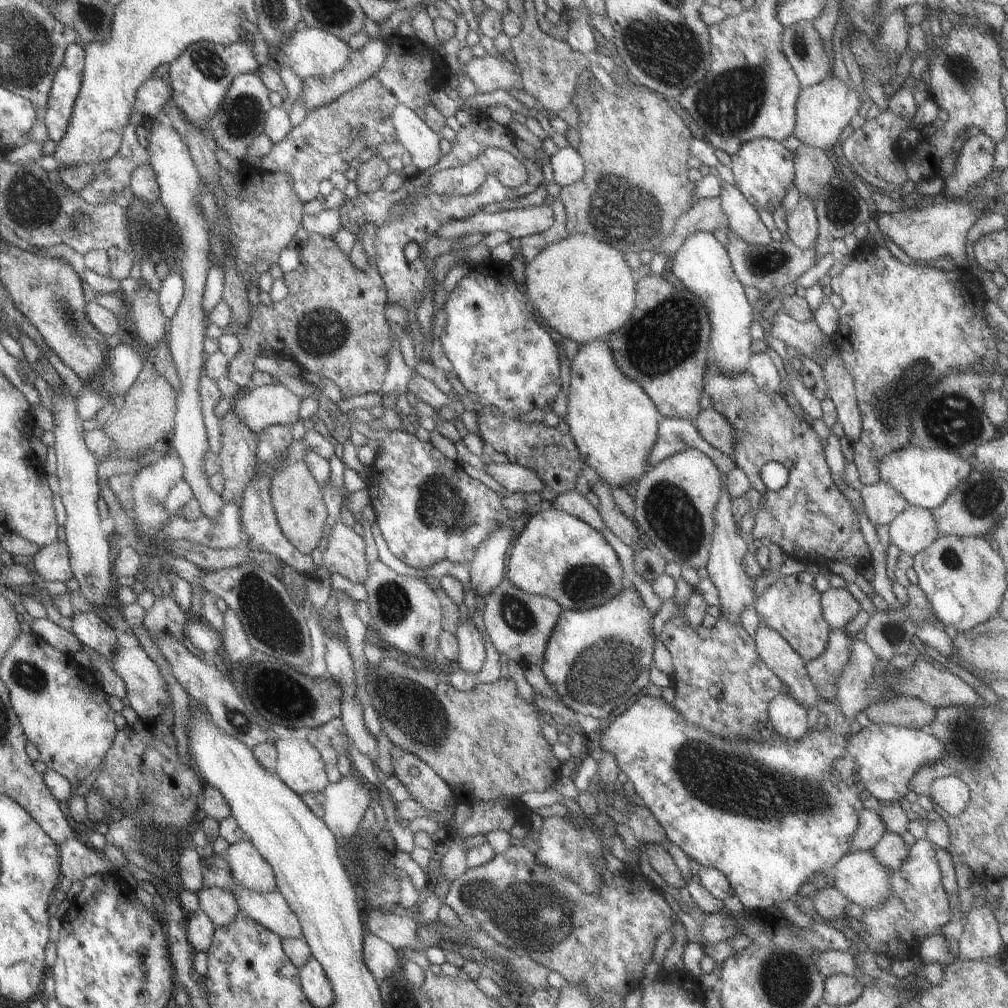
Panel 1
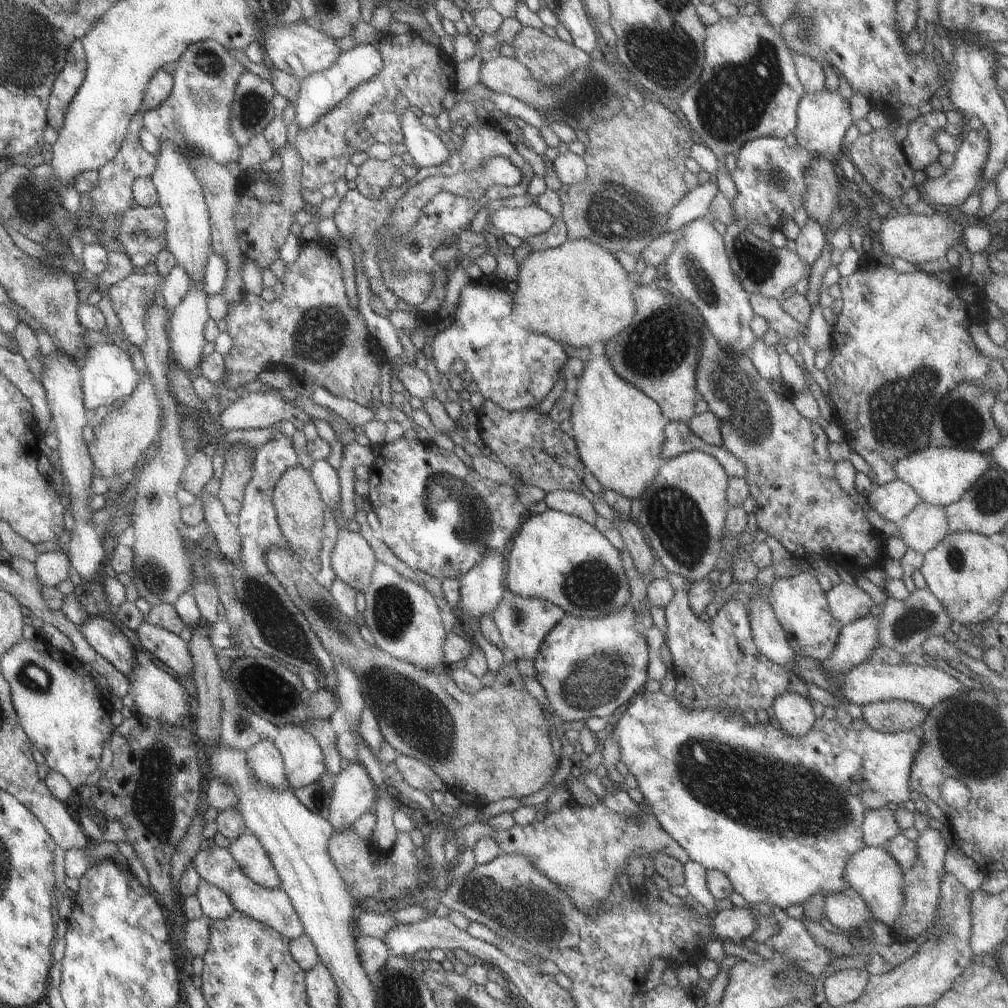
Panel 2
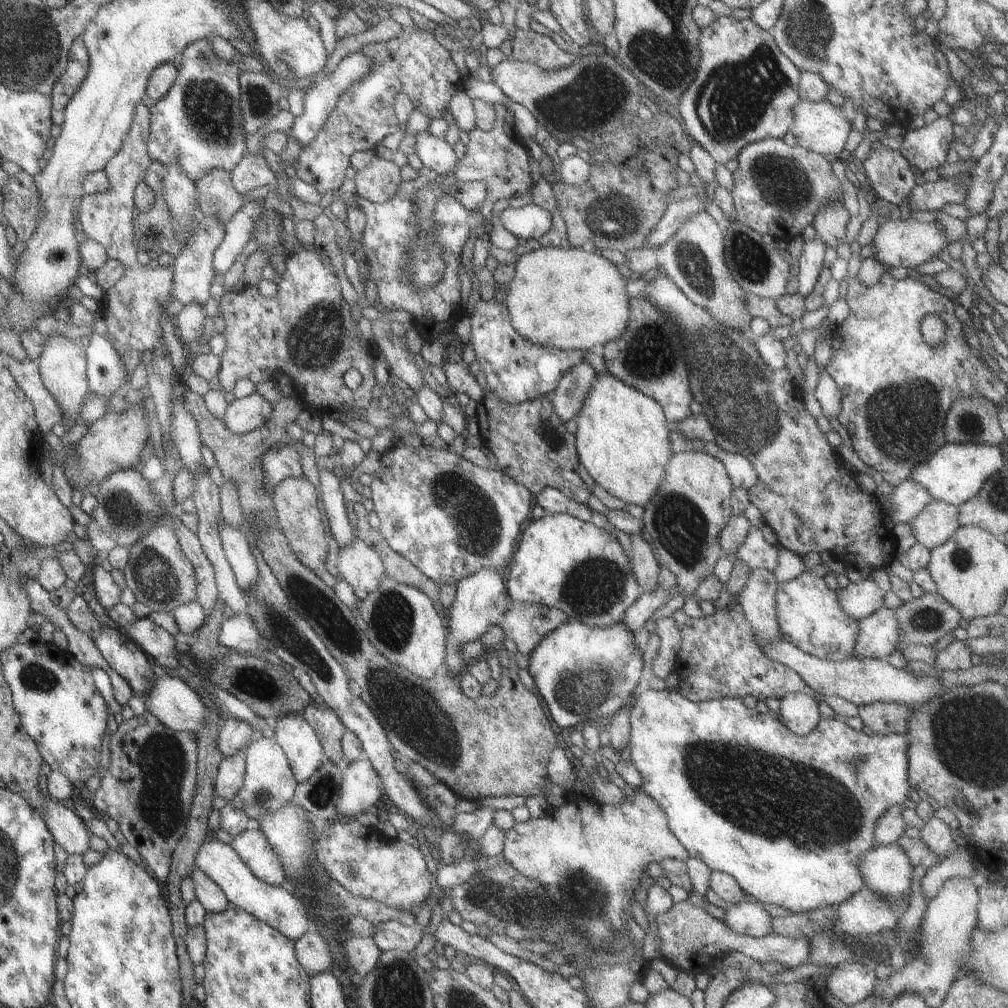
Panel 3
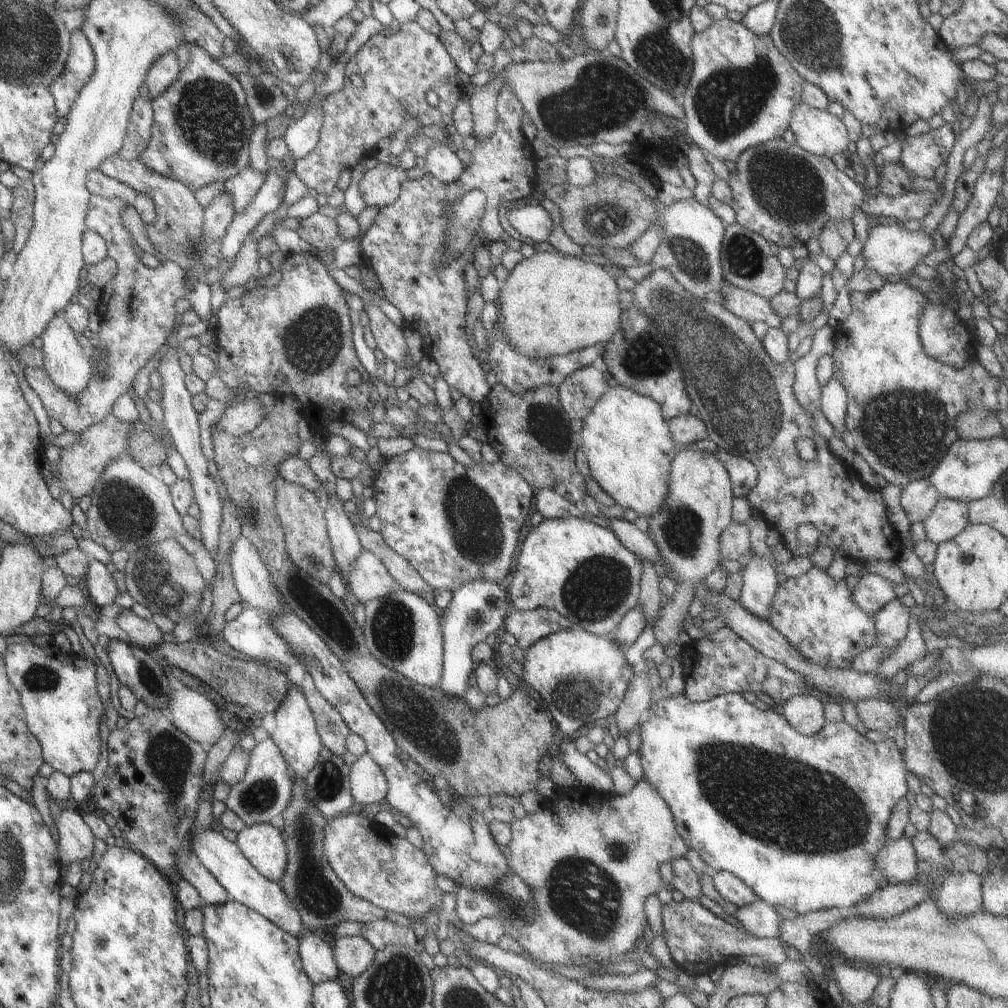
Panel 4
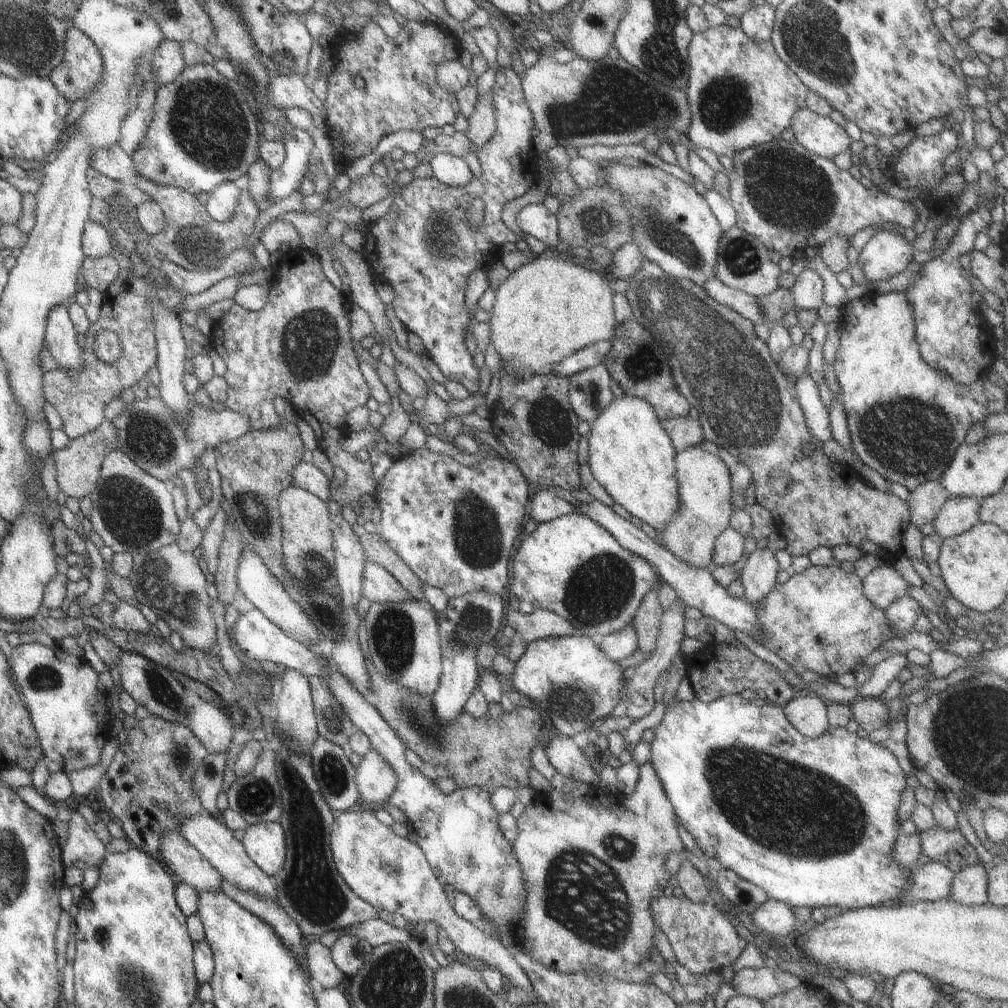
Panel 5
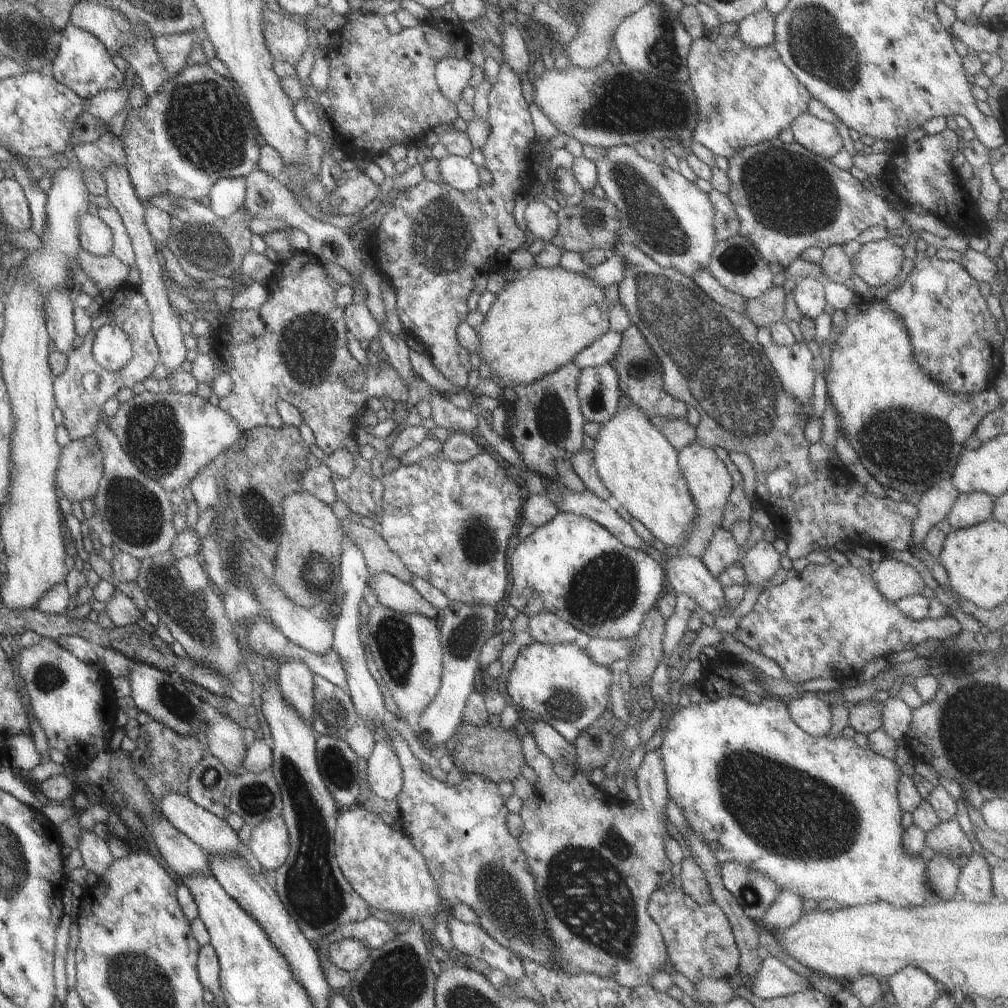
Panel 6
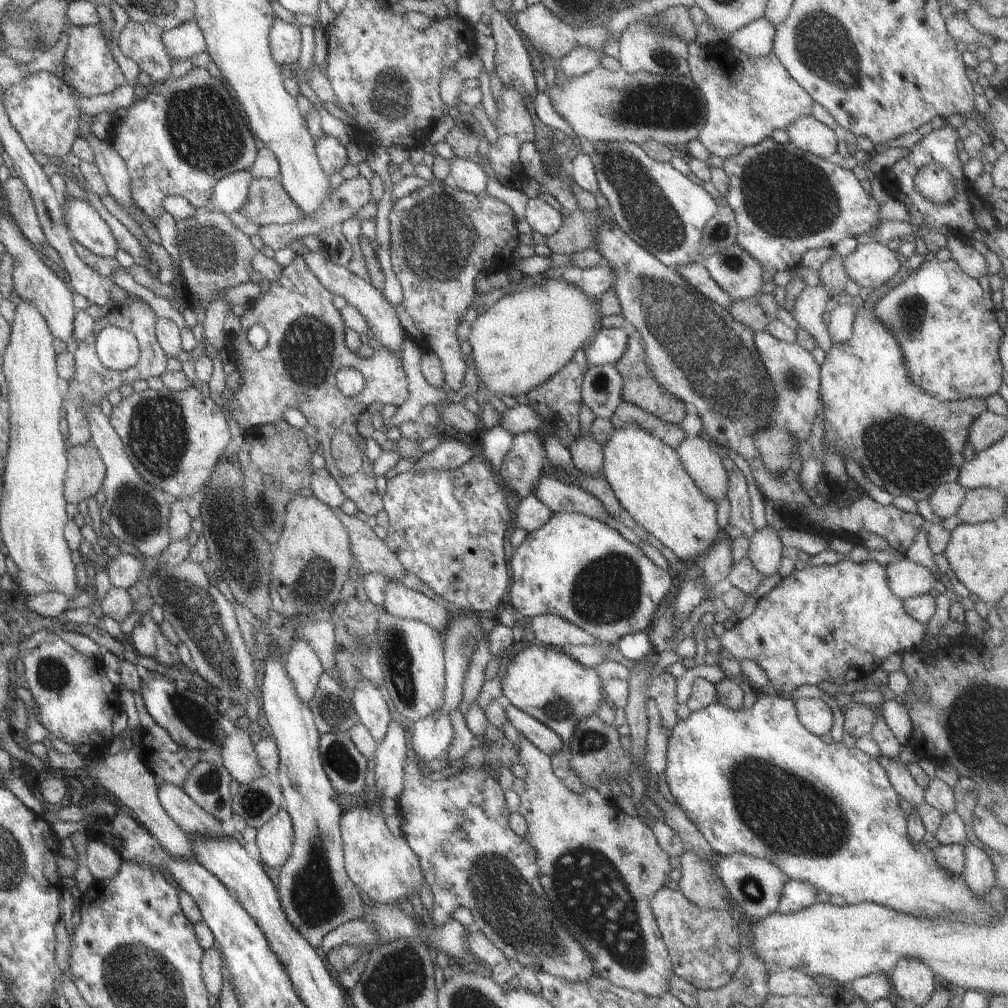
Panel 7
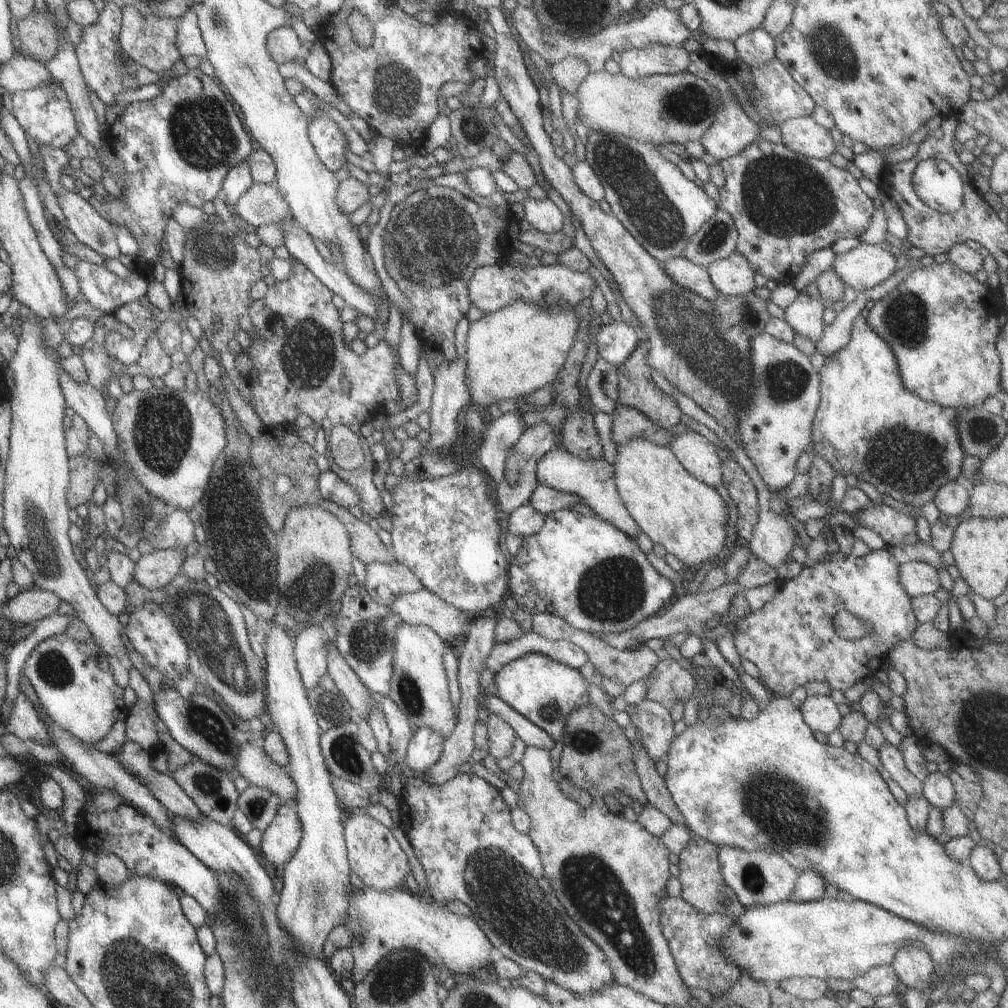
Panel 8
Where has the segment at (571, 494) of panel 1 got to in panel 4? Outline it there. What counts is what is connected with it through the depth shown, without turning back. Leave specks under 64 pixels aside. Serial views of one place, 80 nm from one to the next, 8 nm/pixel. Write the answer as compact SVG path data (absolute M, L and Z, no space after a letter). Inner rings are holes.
M541 489L531 495L532 511L537 511L543 519L556 517L584 518L584 508L581 505L568 502L550 489Z

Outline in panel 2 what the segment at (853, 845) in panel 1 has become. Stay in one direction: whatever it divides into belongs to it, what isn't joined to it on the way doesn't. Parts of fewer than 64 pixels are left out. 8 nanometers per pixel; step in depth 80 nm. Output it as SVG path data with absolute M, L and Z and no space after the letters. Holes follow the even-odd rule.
M892 806L865 810L861 822L861 842L863 846L881 847L887 840L899 833L891 812Z

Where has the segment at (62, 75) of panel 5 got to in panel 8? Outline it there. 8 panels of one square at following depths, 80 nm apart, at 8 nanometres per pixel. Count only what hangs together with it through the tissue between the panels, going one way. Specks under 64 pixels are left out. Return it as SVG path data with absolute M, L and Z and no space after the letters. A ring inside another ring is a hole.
M105 2L104 8L98 14L97 21L90 26L81 28L79 43L73 46L73 54L79 66L79 74L85 82L85 88L89 93L95 93L97 98L103 104L111 104L111 100L115 98L117 92L127 90L127 88L138 88L135 82L135 72L138 66L132 62L130 68L127 69L126 64L120 59L118 53L121 48L117 44L117 34L120 30L120 19L122 18L122 10L113 2Z

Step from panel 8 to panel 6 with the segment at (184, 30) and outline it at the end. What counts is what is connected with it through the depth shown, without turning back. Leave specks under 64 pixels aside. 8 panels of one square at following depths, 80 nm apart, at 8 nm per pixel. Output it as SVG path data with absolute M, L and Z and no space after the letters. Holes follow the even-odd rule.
M193 30L193 32L173 36L155 36L153 48L155 48L157 58L163 64L169 78L174 77L186 66L185 59L189 56L191 48L194 44L201 46L201 42L205 38L202 30Z

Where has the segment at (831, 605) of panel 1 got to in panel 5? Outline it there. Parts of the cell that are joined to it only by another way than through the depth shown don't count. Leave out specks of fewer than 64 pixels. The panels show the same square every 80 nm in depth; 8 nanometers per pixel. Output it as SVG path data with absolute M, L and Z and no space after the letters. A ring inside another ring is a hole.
M888 562L876 566L861 581L863 596L874 607L884 609L891 602L907 594L910 580L904 579Z

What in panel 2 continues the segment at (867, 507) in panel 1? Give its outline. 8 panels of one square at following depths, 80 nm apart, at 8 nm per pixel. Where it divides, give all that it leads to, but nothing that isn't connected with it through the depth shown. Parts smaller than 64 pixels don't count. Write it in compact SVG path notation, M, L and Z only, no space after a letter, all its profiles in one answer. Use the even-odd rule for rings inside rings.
M897 479L872 486L869 494L864 498L873 512L892 523L907 516L917 504L920 504L917 494L907 484Z

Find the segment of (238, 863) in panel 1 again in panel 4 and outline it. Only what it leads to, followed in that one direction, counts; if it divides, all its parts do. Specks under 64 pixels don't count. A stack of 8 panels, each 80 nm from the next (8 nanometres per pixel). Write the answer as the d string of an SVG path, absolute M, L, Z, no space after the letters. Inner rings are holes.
M272 822L246 827L237 833L233 844L257 874L279 882L286 866L286 849L281 832Z

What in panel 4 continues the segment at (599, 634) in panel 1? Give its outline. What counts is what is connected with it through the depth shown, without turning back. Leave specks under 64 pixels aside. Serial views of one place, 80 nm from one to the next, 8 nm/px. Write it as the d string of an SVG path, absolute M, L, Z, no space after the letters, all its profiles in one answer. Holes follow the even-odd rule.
M576 625L531 644L520 666L523 687L533 688L545 701L551 720L566 739L581 726L603 722L611 715L619 707L635 671L609 634L590 634Z

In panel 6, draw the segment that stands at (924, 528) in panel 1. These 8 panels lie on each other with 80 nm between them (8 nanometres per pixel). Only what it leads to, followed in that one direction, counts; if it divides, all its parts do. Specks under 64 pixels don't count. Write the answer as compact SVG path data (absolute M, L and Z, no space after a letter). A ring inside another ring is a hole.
M983 492L958 493L953 506L943 518L950 530L961 530L991 519L993 496Z

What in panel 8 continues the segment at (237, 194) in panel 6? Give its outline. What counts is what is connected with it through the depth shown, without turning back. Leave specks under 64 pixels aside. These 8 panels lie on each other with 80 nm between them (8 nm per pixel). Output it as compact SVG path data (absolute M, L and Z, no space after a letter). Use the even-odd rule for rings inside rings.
M239 162L239 164L229 168L223 182L219 184L216 197L225 206L228 205L229 209L232 209L251 184L254 184L254 181L250 178L250 169L247 162Z

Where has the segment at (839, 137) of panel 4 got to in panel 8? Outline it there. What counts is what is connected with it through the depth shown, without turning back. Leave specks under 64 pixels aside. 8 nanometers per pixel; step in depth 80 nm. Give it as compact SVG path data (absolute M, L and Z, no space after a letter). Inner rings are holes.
M793 117L778 125L781 142L791 152L815 159L827 159L835 152L830 132L818 126L810 117Z

